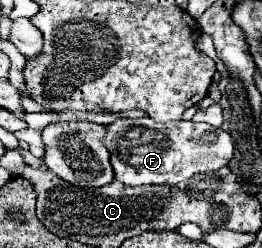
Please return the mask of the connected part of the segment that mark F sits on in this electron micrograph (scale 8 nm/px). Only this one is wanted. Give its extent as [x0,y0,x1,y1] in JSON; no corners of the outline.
[105,117,233,185]

